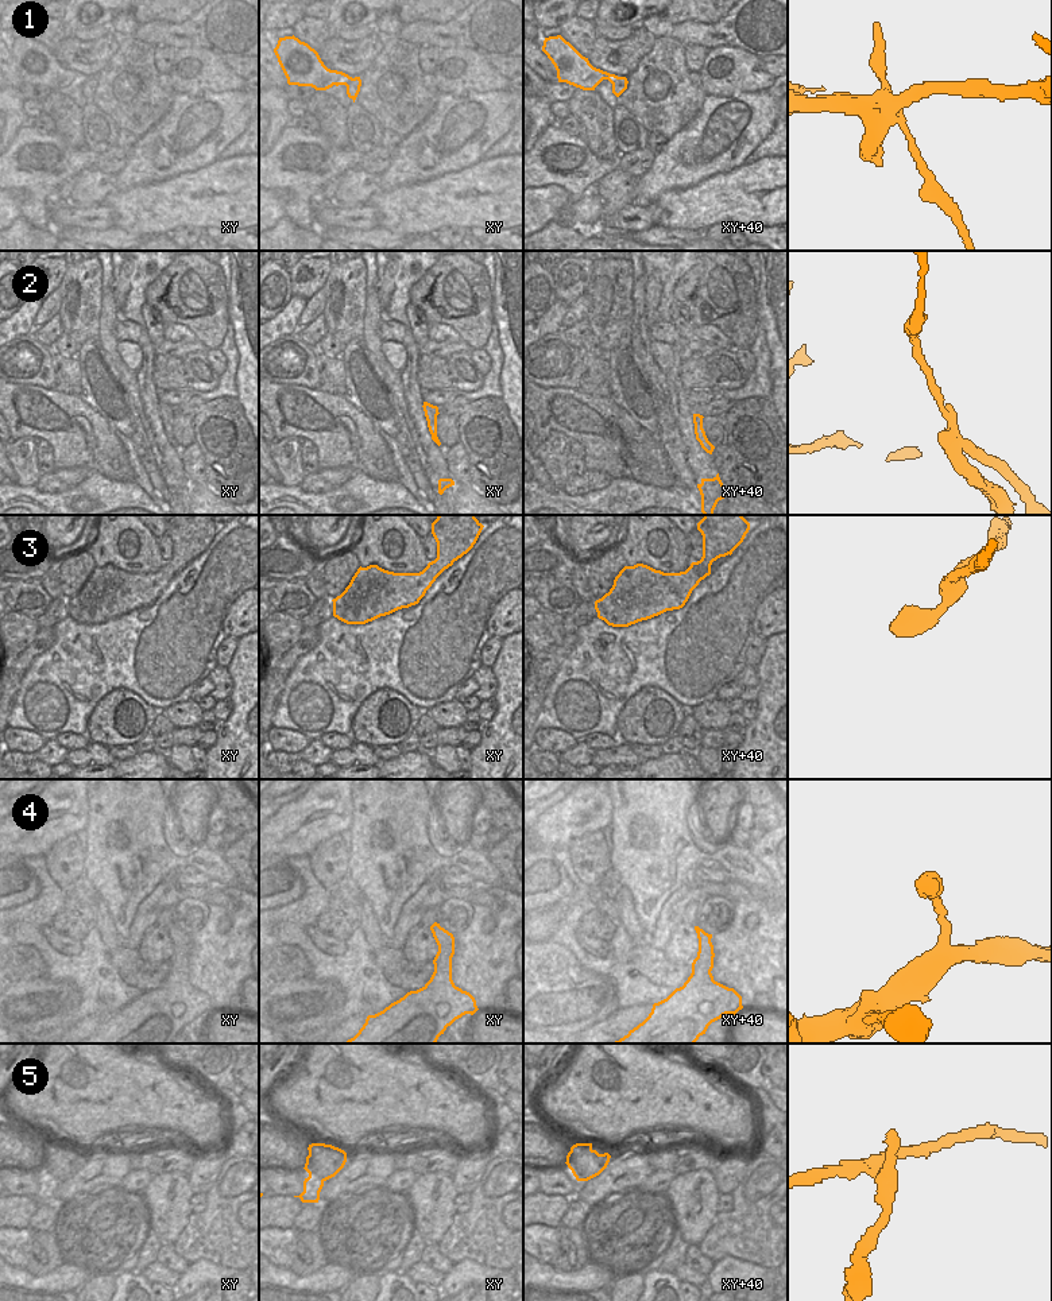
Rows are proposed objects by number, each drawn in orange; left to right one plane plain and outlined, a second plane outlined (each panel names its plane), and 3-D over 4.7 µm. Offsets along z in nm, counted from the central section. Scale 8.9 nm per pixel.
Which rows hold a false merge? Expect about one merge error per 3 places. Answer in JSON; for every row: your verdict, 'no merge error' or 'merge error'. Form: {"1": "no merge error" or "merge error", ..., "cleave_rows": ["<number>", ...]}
{"1": "merge error", "2": "merge error", "3": "no merge error", "4": "no merge error", "5": "merge error", "cleave_rows": ["1", "2", "5"]}

